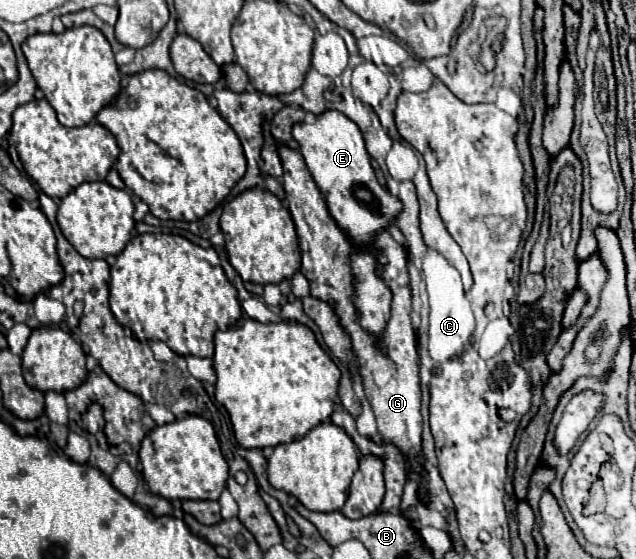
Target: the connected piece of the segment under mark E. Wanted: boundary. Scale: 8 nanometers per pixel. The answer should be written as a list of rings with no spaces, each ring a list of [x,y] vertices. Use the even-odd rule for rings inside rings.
[[[325,110],[313,124],[297,122],[293,126],[293,138],[299,144],[299,152],[303,154],[315,184],[325,194],[331,216],[355,244],[369,244],[369,238],[375,236],[377,230],[387,228],[401,212],[401,202],[393,198],[375,178],[363,132],[343,112]]]

